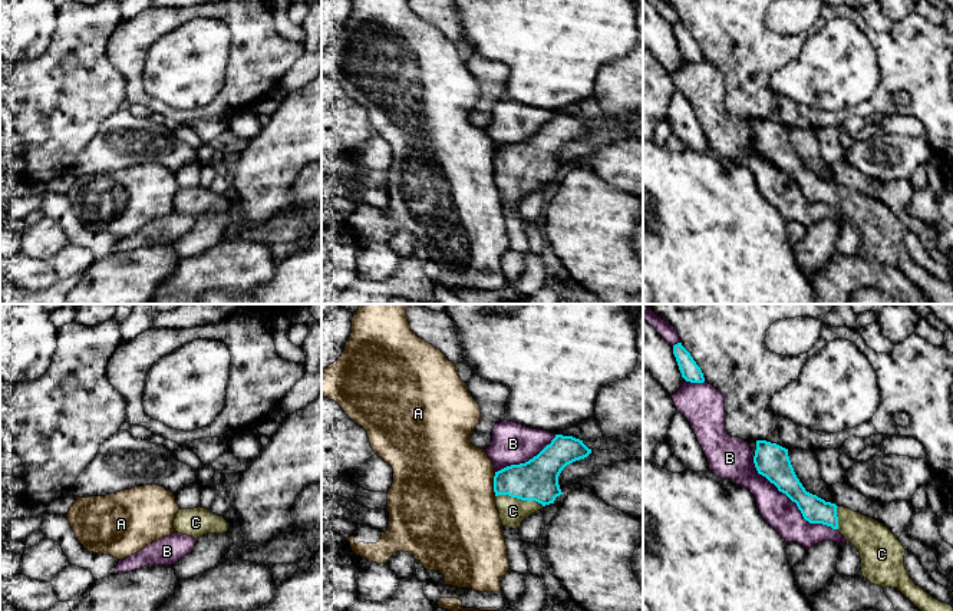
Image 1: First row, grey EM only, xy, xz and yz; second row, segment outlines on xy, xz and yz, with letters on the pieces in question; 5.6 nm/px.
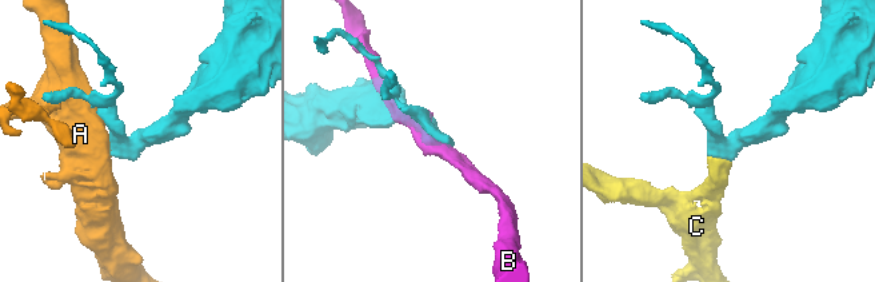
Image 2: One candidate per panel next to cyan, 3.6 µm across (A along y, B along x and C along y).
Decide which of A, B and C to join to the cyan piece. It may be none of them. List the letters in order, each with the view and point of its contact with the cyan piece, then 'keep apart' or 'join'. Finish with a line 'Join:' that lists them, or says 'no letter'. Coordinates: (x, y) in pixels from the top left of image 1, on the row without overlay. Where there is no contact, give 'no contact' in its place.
A: meets cyan in xz at (494, 162); keep apart
B: meets cyan in yz at (794, 180); keep apart
C: meets cyan in xz at (520, 177); join
Join: C

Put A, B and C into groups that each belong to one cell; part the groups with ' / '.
A / B / C

